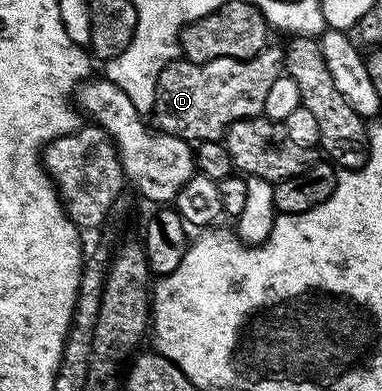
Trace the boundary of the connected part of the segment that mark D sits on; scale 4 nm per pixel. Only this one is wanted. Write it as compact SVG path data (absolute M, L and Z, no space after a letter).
M269 47L249 61L242 59L210 59L210 63L194 63L177 59L161 71L157 80L154 118L155 128L185 139L220 141L224 132L236 121L263 114L266 95L284 69L283 48Z

